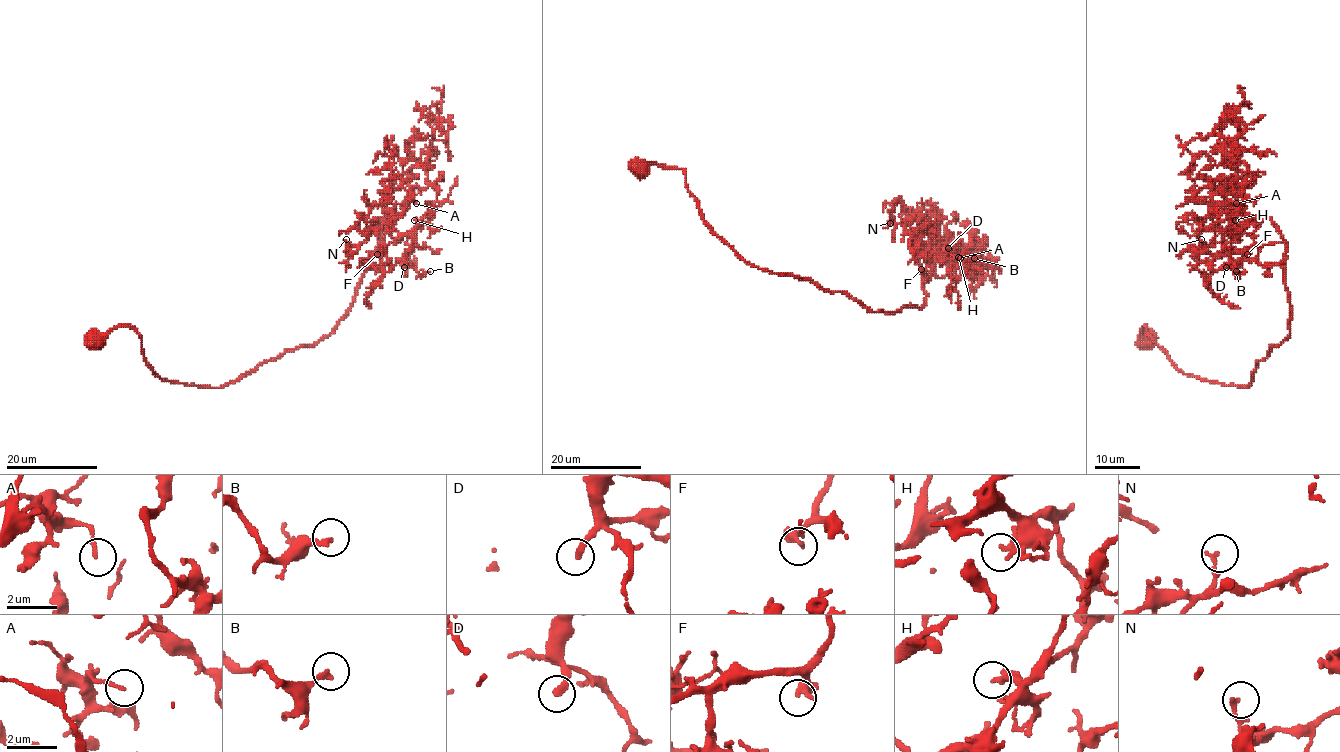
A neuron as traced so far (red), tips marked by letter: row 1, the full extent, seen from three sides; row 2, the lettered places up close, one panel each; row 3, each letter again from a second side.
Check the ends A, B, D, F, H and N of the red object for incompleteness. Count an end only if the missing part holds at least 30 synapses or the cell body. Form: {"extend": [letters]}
{"extend": ["D"]}

